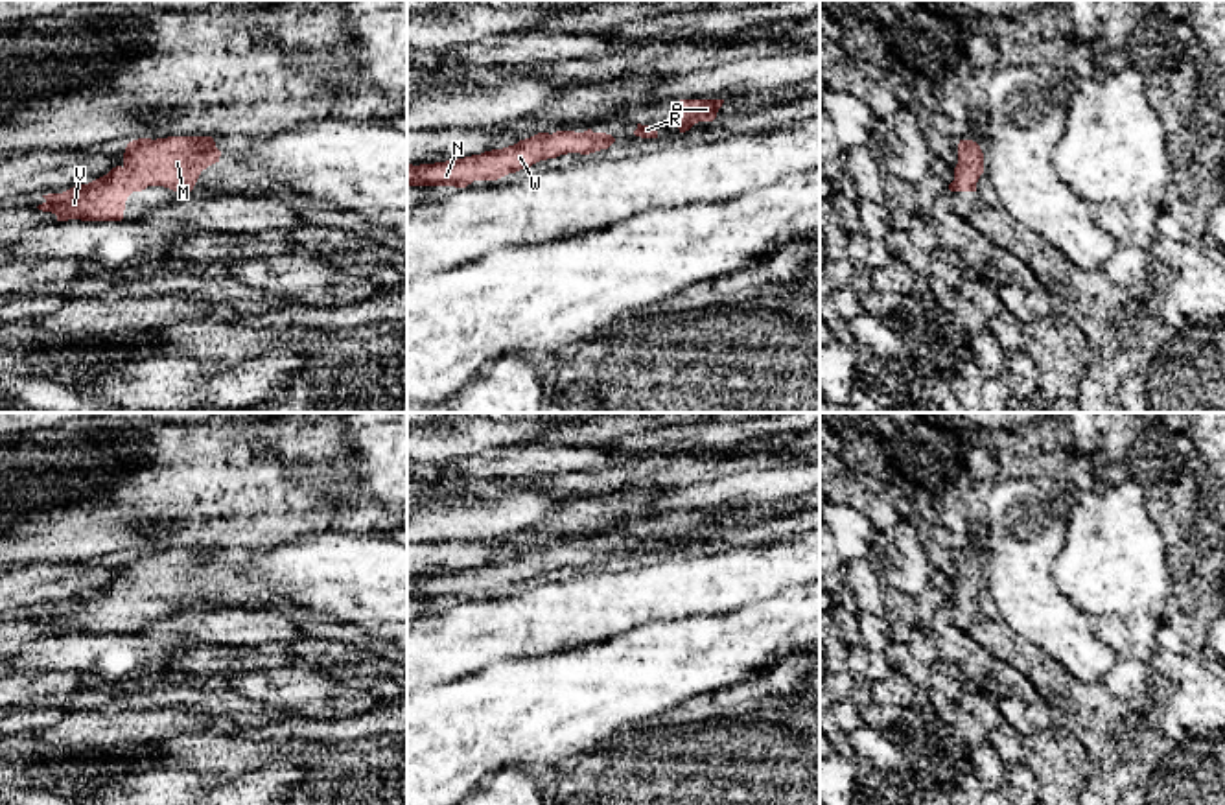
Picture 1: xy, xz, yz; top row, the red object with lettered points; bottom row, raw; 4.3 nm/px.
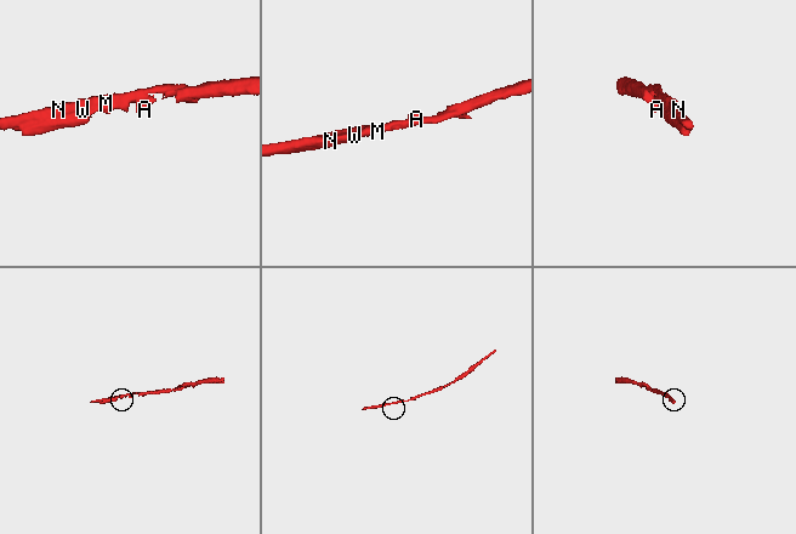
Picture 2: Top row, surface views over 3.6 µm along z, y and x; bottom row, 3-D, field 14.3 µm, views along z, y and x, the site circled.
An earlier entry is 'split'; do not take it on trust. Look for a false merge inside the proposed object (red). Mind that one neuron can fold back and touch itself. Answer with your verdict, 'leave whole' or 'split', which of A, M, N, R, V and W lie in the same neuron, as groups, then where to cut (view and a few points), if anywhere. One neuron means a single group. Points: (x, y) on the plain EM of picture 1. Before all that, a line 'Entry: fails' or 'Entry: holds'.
Entry: fails
leave whole; groups A M N R V W; cut none

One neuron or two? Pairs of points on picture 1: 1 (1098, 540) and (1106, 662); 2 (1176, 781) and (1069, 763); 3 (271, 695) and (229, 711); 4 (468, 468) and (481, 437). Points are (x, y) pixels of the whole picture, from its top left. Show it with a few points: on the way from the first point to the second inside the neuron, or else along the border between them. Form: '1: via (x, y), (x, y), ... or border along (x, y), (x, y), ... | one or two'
1: border along (1054, 584), (1085, 616) | two
2: via (1150, 785), (1098, 785), (1095, 781) | one
3: border along (251, 697), (284, 708), (290, 713) | two
4: border along (516, 444), (492, 444), (443, 465) | two

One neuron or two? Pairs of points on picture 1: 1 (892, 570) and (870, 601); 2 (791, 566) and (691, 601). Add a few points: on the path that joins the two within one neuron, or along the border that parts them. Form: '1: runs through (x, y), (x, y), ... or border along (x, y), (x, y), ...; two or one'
1: border along (866, 559), (883, 586); two
2: runs through (767, 570), (715, 584); one

